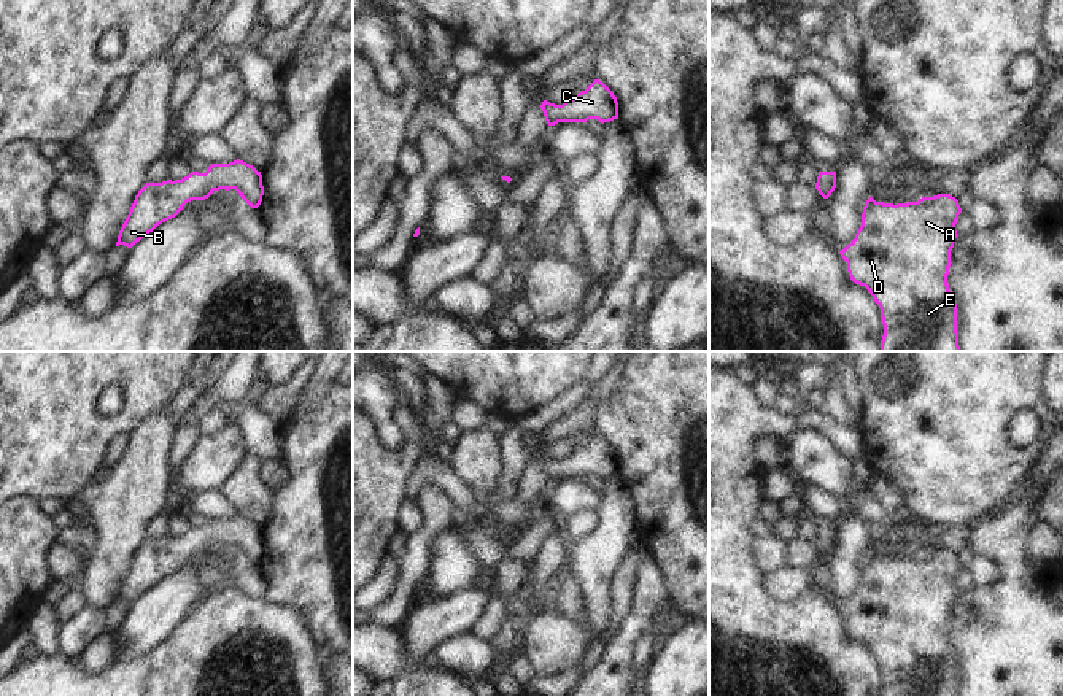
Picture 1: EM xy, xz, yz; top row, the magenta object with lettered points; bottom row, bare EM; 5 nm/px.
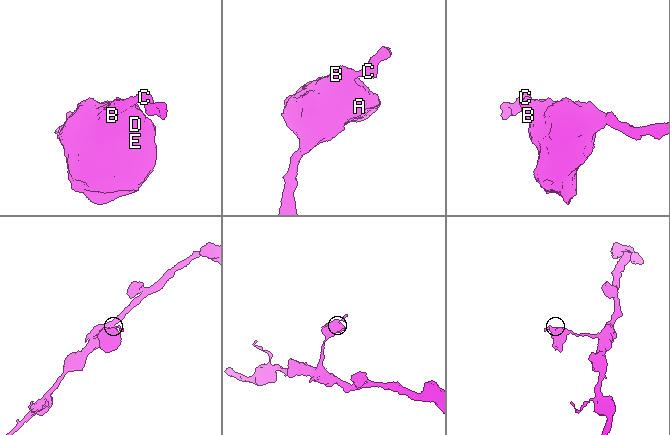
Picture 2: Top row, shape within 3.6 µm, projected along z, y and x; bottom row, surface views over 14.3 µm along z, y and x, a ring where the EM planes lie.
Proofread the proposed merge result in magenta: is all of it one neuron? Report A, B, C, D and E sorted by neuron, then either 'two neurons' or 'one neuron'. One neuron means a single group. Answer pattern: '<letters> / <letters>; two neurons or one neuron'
A B C D E; one neuron

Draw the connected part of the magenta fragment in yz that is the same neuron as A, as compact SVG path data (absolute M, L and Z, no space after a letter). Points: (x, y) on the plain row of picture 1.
M949 550L908 559L869 553L855 594L839 607L855 640L865 642L881 664L882 696L958 696L957 659L947 640L951 607L962 564Z

